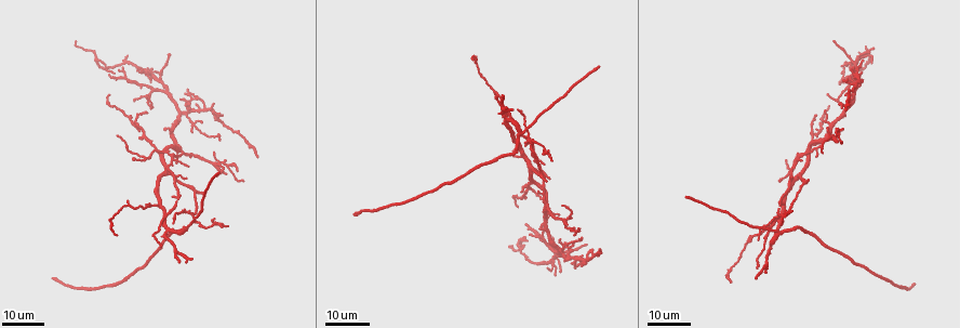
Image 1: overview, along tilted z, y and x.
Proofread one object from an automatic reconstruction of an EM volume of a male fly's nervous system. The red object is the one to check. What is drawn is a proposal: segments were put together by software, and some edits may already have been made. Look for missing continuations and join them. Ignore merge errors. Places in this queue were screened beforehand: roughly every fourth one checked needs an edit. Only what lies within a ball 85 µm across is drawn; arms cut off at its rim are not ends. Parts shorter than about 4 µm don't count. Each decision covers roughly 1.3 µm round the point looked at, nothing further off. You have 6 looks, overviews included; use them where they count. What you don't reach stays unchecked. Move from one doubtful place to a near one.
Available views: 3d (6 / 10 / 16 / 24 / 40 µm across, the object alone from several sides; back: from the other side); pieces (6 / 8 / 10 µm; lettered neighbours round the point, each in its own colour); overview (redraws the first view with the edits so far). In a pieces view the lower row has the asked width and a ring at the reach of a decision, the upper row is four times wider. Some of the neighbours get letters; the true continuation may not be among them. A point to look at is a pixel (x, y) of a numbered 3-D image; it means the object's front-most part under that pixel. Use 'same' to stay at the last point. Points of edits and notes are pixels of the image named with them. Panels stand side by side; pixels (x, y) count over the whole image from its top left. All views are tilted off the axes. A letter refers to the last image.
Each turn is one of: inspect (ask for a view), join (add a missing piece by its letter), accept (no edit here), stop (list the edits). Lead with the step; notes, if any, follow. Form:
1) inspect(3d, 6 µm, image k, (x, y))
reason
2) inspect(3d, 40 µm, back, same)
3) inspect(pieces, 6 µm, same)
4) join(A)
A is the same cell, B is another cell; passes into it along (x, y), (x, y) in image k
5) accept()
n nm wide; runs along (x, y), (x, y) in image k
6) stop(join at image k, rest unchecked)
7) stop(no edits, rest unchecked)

inspect(3d, 24 µm, image 1, (222, 115))
free end

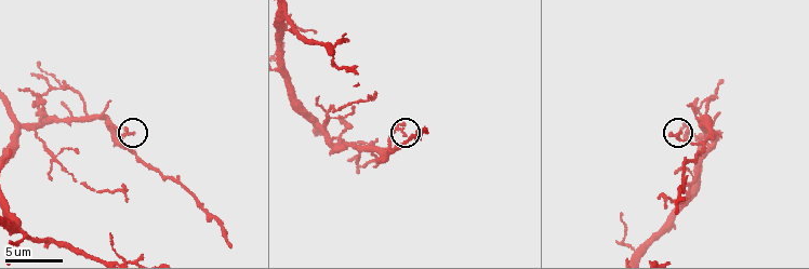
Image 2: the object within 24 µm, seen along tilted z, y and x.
inspect(pieces, 6 µm, image 2, (678, 134))

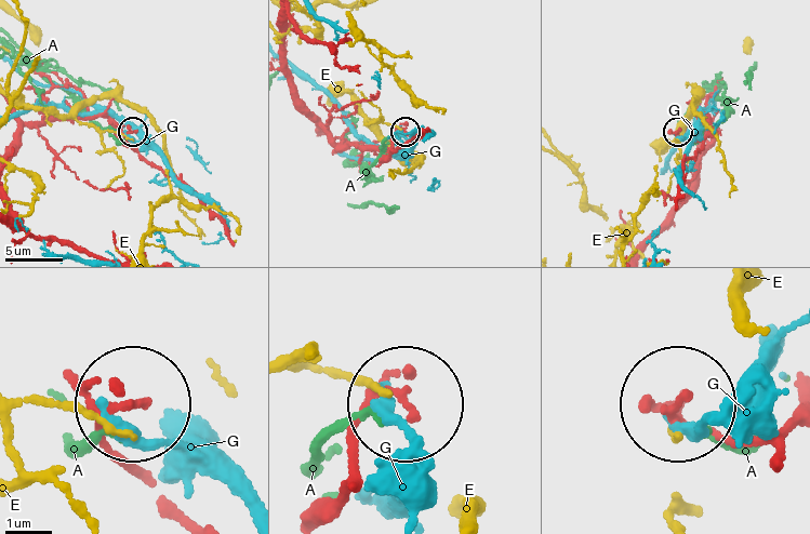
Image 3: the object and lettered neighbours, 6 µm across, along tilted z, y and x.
accept()
A, E and G are other cells; runs along (128, 461), (98, 432), (125, 406) in image 3; no lettered piece goes on from it

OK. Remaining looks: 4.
inspect(3d, 16 µm, image 1, (806, 179))
an open end

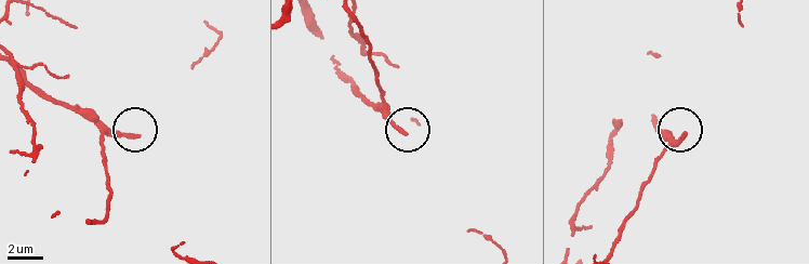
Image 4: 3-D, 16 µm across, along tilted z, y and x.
inspect(pieces, 10 µm, image 4, (402, 135))

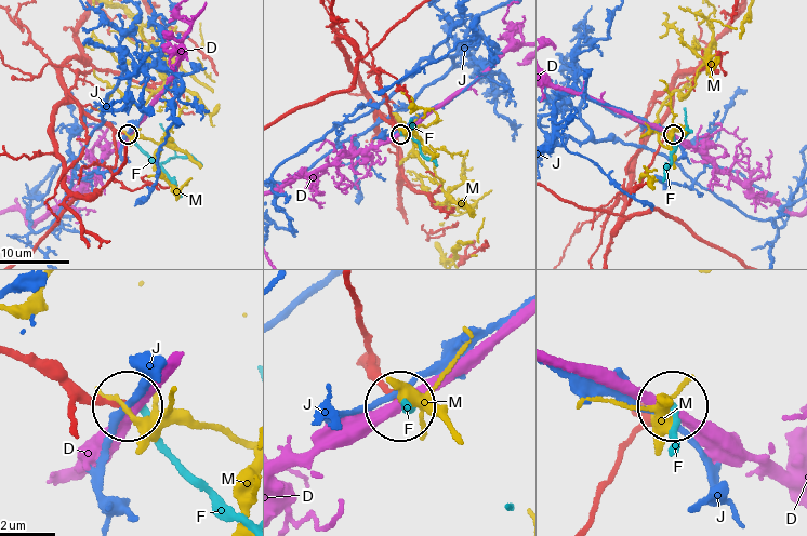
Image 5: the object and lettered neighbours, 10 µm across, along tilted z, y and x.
join(F)
F is the same cell, D, J and M are other cells; passes into it along (30, 352), (93, 396), (134, 404), (166, 456), (243, 520) in image 5; it goes on there

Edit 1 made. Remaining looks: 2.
inspect(3d, 24 µm, image 1, (166, 127))

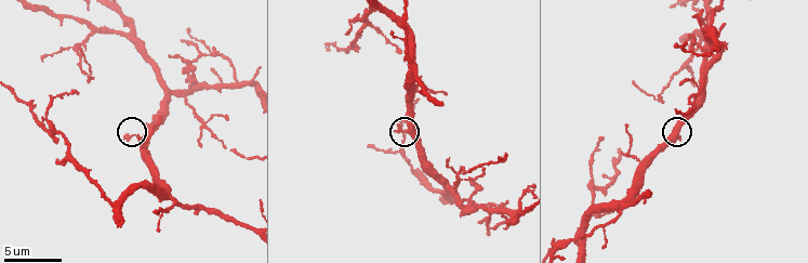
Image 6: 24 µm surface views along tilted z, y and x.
inspect(pieces, 8 µm, image 6, (394, 129))
what lies round it

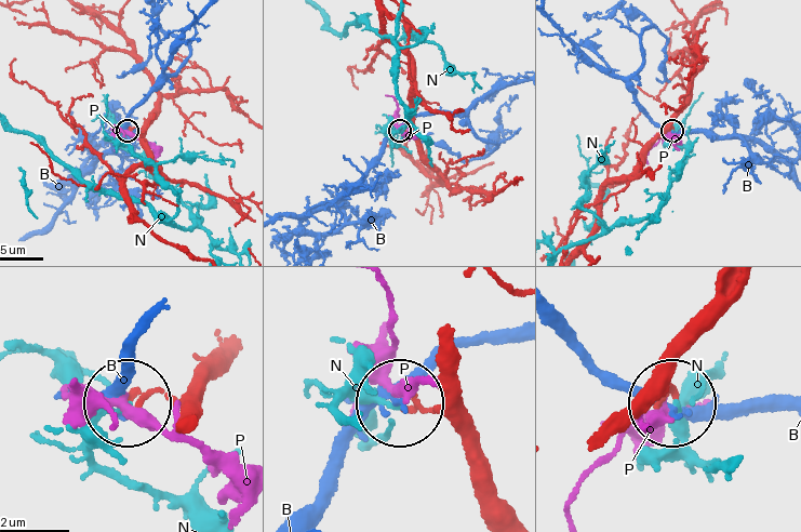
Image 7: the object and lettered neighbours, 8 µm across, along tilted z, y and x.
accept()
B, N and P are other cells; none of them fits

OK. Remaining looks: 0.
stop(join at image 5, rest unchecked)

